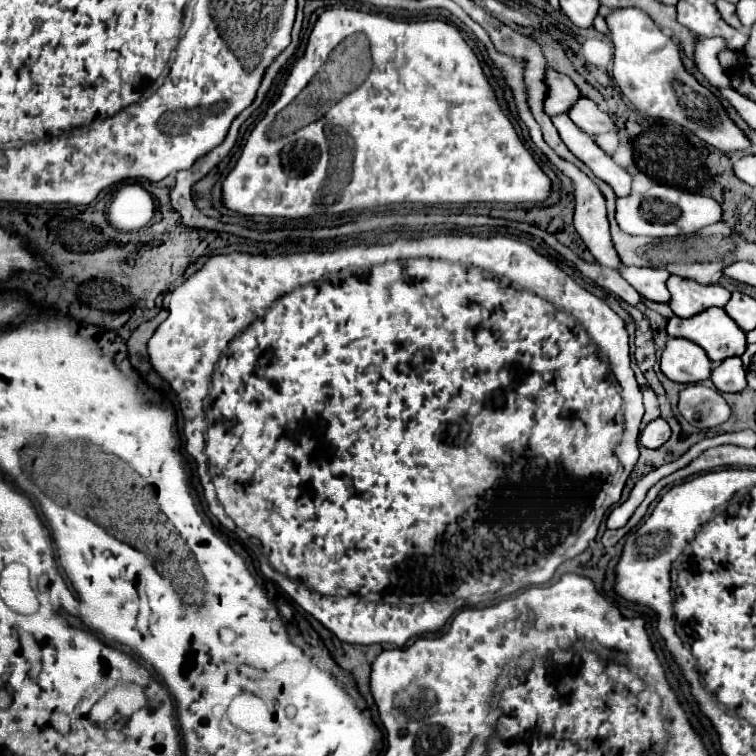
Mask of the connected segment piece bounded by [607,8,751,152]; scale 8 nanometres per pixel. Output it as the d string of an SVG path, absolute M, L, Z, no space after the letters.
M639 8L613 10L607 16L607 24L615 44L613 78L637 110L653 118L671 120L723 152L747 150L751 146L749 136L727 116L719 94L699 84L685 70L679 46L659 30L647 12Z

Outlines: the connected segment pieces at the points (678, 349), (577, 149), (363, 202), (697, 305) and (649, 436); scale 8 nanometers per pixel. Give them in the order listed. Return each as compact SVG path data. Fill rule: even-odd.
M669 338L661 354L661 370L667 378L681 384L697 384L711 376L713 362L701 346L685 338Z
M567 114L553 116L553 124L559 130L559 136L565 142L565 146L581 162L585 162L595 172L595 176L609 182L617 196L631 194L631 180L633 180L631 174L627 170L623 170L619 164L615 164L613 158L607 156L597 146L593 136L583 134L583 130L579 130L579 126L575 126L575 122L571 122L571 118L567 118Z
M329 8L325 10L313 30L311 36L307 40L307 48L305 54L297 60L297 64L293 66L289 78L285 80L285 86L281 90L281 96L275 100L273 106L267 108L263 120L259 120L259 124L253 128L253 132L249 134L243 152L237 160L237 164L233 166L233 170L225 176L223 180L223 206L245 214L245 216L269 216L269 218L287 218L287 220L295 220L295 218L309 218L309 216L317 216L317 214L341 214L341 212L349 212L349 210L365 210L365 208L377 208L377 206L393 206L393 204L425 204L425 206L437 206L437 204L467 204L467 202L501 202L501 204L541 204L551 196L551 178L541 170L541 166L535 162L535 158L531 156L531 152L525 148L525 144L521 142L519 134L513 128L511 118L507 116L507 112L501 108L493 86L489 84L489 78L483 72L483 64L477 60L475 52L467 46L464 37L459 30L443 20L417 20L402 19L398 20L390 16L373 12L363 12L363 10L355 10L349 8ZM355 32L363 32L369 38L371 44L371 58L373 58L373 68L369 72L369 76L365 78L365 82L357 88L353 88L349 94L345 94L337 104L333 104L327 114L323 118L319 118L317 122L289 134L287 138L281 140L269 140L267 138L267 126L273 122L275 114L279 110L283 110L295 96L297 92L301 92L309 80L321 70L323 66L323 58L329 58L331 50L337 46L337 42L341 42L343 38L355 34Z
M675 274L667 278L667 288L671 292L669 306L679 318L691 318L711 306L721 308L731 298L731 292L721 284L699 284Z
M663 418L651 420L643 430L641 430L641 444L647 448L659 448L671 438L671 428Z

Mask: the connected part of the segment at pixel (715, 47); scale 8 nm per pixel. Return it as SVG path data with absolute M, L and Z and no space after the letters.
M701 38L699 46L695 46L697 68L707 76L707 80L715 88L729 88L729 76L723 72L719 64L719 52L727 50L727 42L723 38Z

